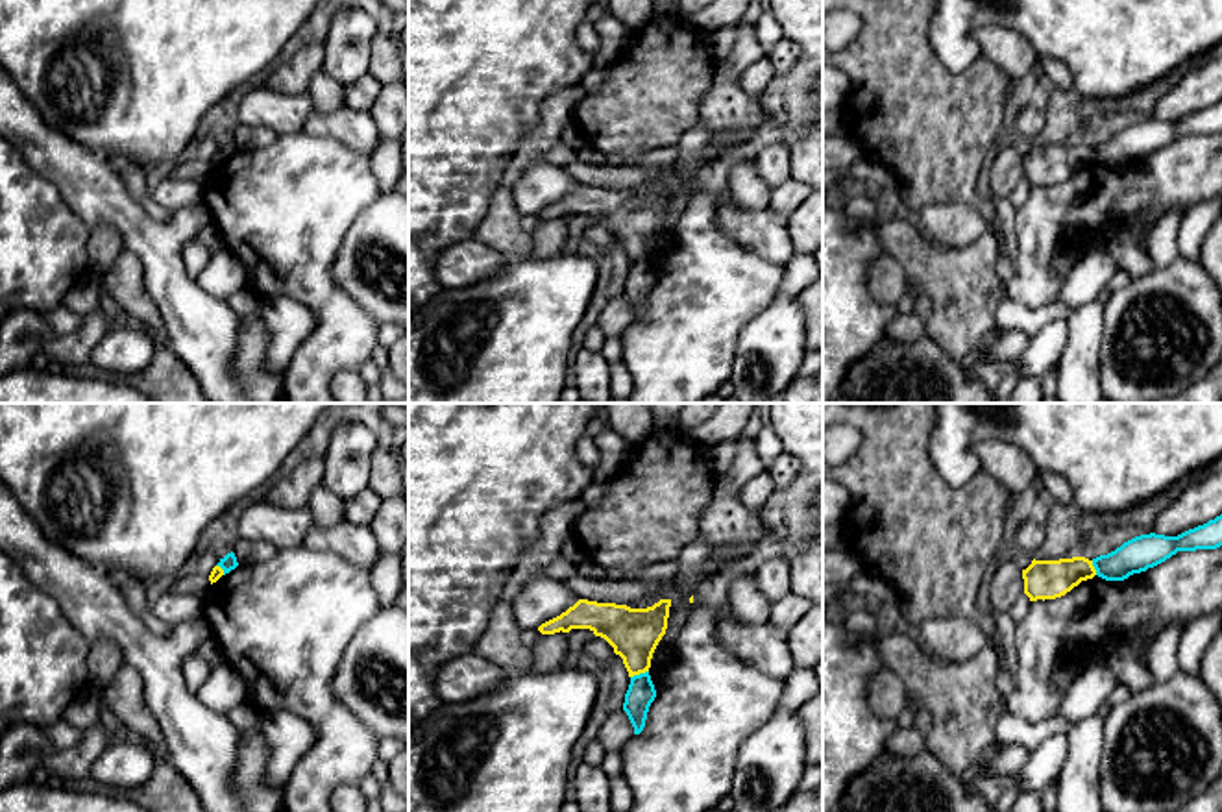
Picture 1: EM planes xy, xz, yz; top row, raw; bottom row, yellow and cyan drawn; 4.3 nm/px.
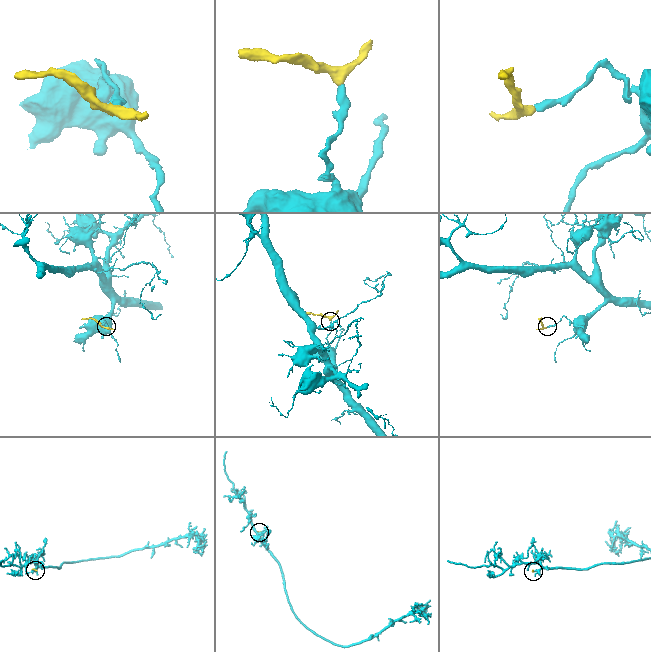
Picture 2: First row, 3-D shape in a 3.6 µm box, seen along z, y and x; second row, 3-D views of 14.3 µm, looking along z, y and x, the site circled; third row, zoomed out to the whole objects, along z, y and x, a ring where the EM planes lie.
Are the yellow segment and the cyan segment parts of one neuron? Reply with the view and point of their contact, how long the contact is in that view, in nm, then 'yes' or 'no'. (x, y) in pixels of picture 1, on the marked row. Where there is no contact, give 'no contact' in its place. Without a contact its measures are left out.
contact xz (638, 674); length 90 nm; no

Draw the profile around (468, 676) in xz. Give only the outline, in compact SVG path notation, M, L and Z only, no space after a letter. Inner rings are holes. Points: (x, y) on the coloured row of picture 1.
M468 651L460 657L449 658L438 668L434 675L434 690L444 703L468 701L486 690L497 688L512 675L514 673L490 658Z

